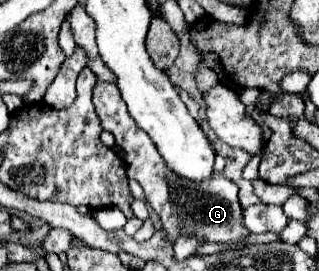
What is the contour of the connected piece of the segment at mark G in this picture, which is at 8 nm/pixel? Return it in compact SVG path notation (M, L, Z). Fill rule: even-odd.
M97 79L93 87L93 105L101 119L103 129L113 133L117 145L125 149L125 163L129 163L127 173L131 179L135 179L143 187L147 203L161 217L163 233L171 243L175 243L179 237L195 237L203 243L247 245L249 231L243 225L243 209L237 197L239 187L233 181L225 177L215 177L209 181L193 183L173 173L165 165L165 159L159 155L151 137L143 129L137 127L133 117L129 117L127 105L121 99L115 83Z

